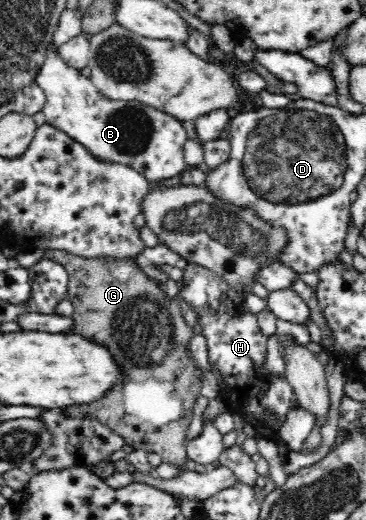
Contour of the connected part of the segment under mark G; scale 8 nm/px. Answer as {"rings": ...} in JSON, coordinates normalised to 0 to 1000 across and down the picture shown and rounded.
{"rings":[[[126,481],[115,488],[117,498],[142,500],[145,504],[156,504],[156,508],[172,512],[178,521],[183,521],[191,550],[189,558],[183,558],[183,573],[197,581],[202,588],[202,600],[197,604],[199,617],[199,637],[205,640],[216,640],[227,648],[238,648],[243,652],[254,652],[254,656],[265,656],[287,662],[287,665],[298,667],[303,679],[309,679],[309,687],[314,692],[325,696],[325,708],[342,713],[342,727],[336,727],[336,735],[325,735],[309,750],[298,750],[276,769],[265,769],[265,773],[254,773],[254,777],[232,777],[230,781],[191,781],[191,785],[178,787],[180,792],[191,800],[205,800],[208,804],[265,804],[281,815],[292,817],[303,827],[311,827],[314,833],[331,837],[342,842],[342,850],[358,858],[363,858],[374,865],[388,865],[396,869],[426,869],[443,877],[443,888],[456,888],[456,892],[467,892],[467,896],[486,898],[486,912],[497,913],[503,908],[511,908],[511,888],[514,877],[508,875],[508,854],[511,854],[511,827],[516,823],[516,813],[525,808],[527,796],[527,773],[533,765],[544,760],[544,742],[549,735],[549,719],[555,715],[538,713],[533,706],[527,706],[527,698],[522,698],[522,690],[516,690],[516,679],[511,679],[511,671],[505,671],[514,654],[527,648],[527,637],[522,631],[511,629],[500,619],[492,602],[492,588],[478,583],[475,577],[464,577],[456,567],[451,567],[451,558],[434,554],[426,546],[421,546],[418,538],[391,527],[377,510],[369,504],[369,498],[358,496],[260,496],[260,500],[238,500],[235,496],[216,496],[213,492],[199,492],[197,488],[183,488],[169,481]]]}

